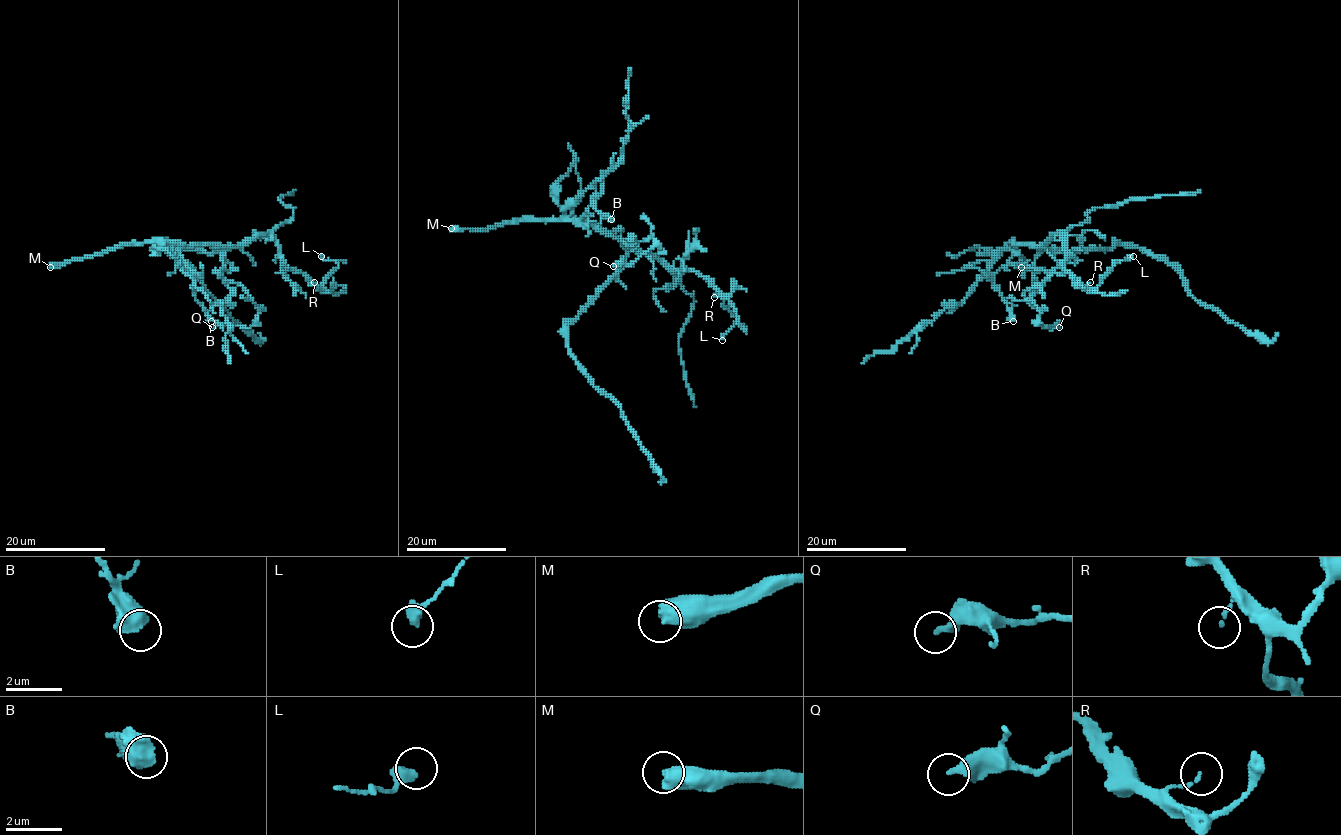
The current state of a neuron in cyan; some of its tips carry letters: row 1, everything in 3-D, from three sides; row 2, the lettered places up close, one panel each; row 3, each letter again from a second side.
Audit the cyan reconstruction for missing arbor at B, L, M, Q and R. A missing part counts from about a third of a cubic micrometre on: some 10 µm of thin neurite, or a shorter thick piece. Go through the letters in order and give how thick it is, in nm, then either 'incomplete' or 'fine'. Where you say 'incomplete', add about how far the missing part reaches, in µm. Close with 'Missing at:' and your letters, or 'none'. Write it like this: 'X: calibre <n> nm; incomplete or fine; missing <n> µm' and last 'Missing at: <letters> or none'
B: calibre 750 nm; fine
L: calibre 400 nm; fine
M: calibre 600 nm; incomplete; missing 140 µm
Q: calibre 320 nm; fine
R: calibre 120 nm; fine
Missing at: M

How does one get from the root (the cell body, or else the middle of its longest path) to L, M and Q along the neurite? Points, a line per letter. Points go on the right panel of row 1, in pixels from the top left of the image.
L: (1057, 250), (1044, 245), (1059, 233), (1065, 246), (1063, 266), (1090, 290), (1119, 260), (1133, 256)
M: (1057, 250), (1013, 243), (1023, 257), (1021, 267)
Q: (1057, 250), (1046, 248), (1035, 260), (1033, 301), (1039, 311), (1039, 322), (1044, 327), (1051, 325), (1059, 327)

